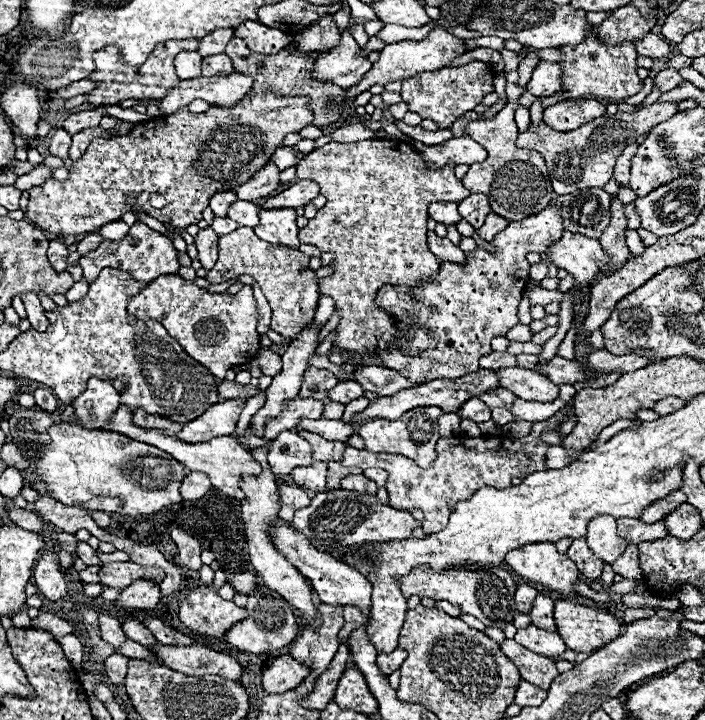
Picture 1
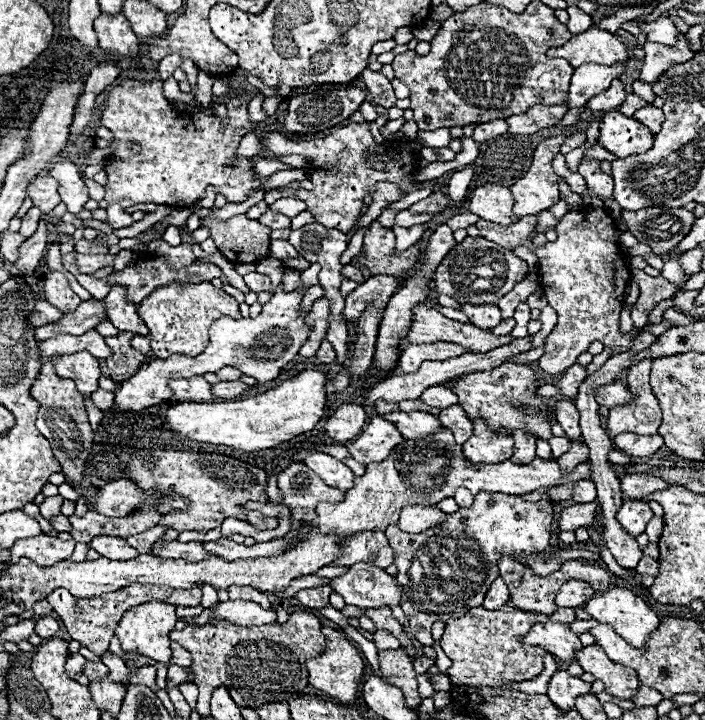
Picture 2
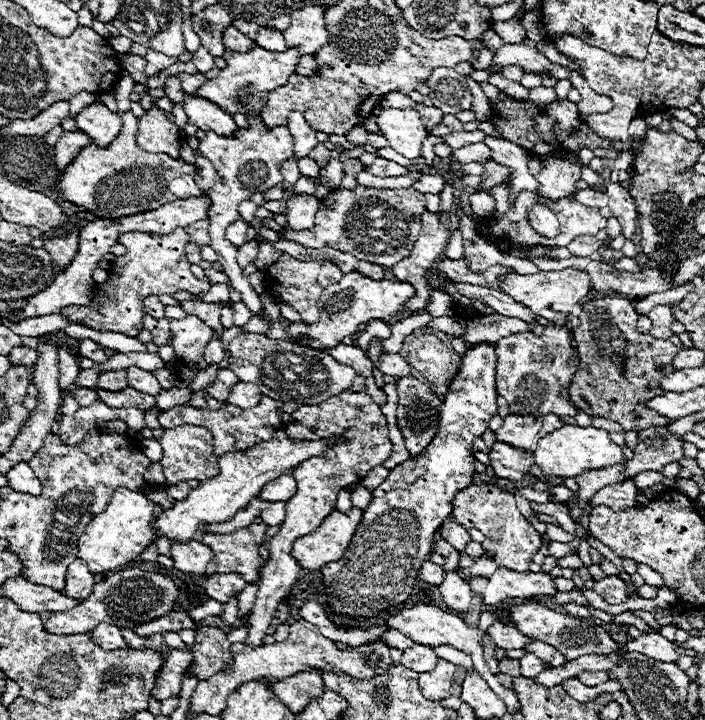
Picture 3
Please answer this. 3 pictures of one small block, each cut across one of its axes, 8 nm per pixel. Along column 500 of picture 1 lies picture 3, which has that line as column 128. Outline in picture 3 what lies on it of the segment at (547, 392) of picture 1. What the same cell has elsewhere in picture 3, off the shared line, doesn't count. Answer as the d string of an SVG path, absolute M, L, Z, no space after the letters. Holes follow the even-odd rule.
M128 368L126 376L128 376L128 386L138 392L144 392L150 396L156 396L162 392L162 388L160 388L158 380L152 376L152 372L146 372L140 368Z

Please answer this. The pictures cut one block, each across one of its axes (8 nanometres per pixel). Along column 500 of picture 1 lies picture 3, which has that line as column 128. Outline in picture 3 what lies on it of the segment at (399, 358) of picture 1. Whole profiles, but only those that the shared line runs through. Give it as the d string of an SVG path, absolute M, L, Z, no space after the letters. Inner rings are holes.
M176 228L176 232L166 236L148 234L148 232L120 234L118 244L126 246L126 254L114 258L114 262L108 268L110 278L104 284L96 284L92 292L92 304L88 304L86 308L80 308L80 306L64 308L64 312L60 314L66 316L70 322L84 322L94 330L112 330L126 336L138 336L140 330L144 330L142 300L146 296L176 294L180 290L198 294L198 292L210 290L212 286L210 282L198 280L190 272L190 262L186 260L186 254L184 254L184 248L188 242L190 242L190 236L182 228Z

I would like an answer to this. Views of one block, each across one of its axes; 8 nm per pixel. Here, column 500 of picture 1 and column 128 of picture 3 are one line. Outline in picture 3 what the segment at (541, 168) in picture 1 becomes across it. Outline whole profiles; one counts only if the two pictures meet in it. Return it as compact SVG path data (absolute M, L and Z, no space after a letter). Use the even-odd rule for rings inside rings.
M128 110L120 112L124 128L112 144L100 148L96 144L84 146L80 154L66 166L62 174L54 180L54 192L64 202L70 202L86 212L92 212L96 218L122 218L134 216L138 212L156 210L164 204L170 204L180 198L200 196L202 192L194 184L196 166L188 166L180 160L172 160L168 154L146 152L136 146L136 126L138 118Z

